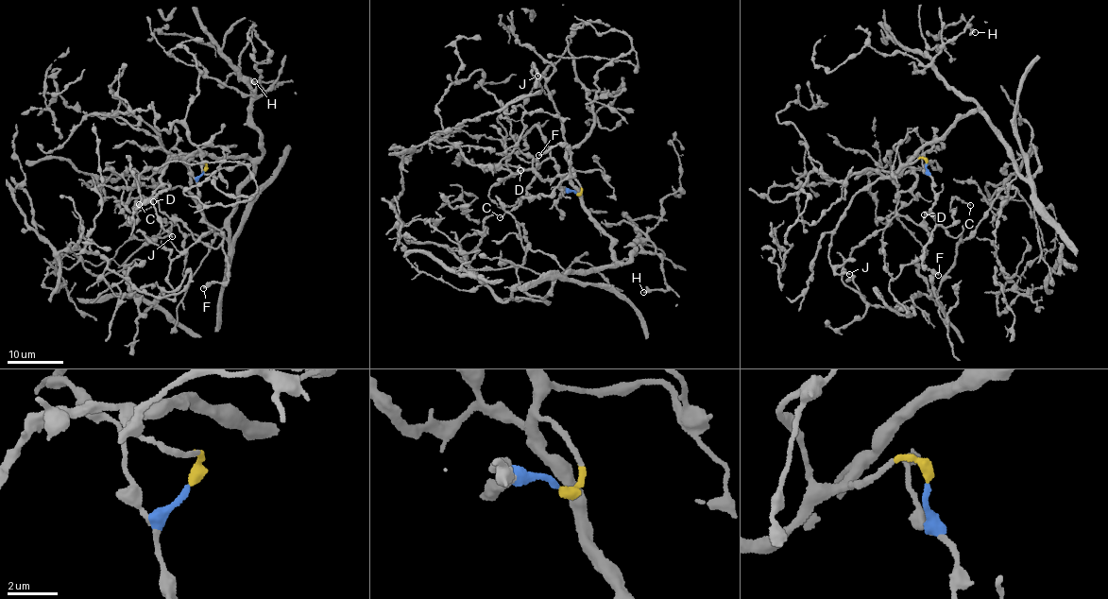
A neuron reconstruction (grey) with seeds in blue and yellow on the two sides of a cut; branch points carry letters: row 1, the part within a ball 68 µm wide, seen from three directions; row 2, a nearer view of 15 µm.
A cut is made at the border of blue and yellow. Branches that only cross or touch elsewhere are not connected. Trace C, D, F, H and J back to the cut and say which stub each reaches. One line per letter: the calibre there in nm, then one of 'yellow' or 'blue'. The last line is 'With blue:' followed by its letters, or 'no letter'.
C: 100 nm | blue
D: 110 nm | yellow
F: 220 nm | blue
H: 280 nm | yellow
J: 140 nm | yellow
With blue: C, F

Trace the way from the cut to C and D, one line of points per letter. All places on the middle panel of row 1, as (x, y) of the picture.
C: (575, 193), (565, 192), (559, 184), (560, 177), (571, 176), (546, 196), (520, 196), (518, 206), (500, 217)
D: (576, 193), (581, 192), (574, 179), (541, 178), (532, 160), (516, 148), (500, 162), (515, 174), (520, 171)

